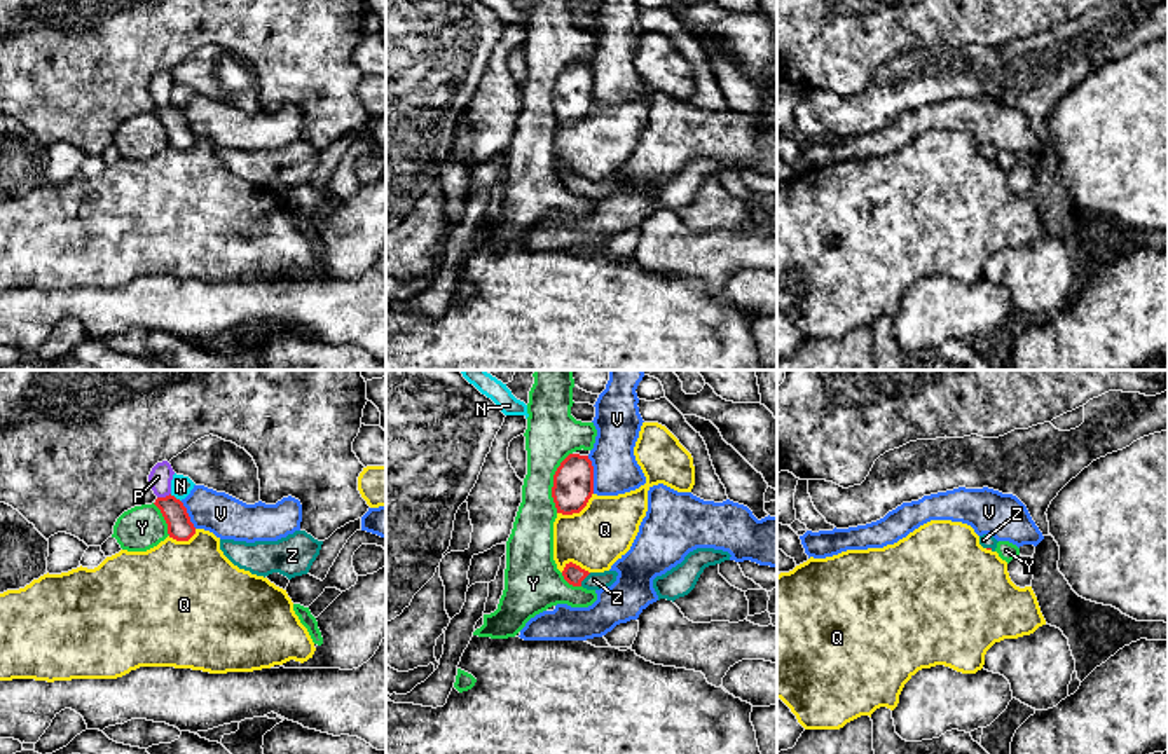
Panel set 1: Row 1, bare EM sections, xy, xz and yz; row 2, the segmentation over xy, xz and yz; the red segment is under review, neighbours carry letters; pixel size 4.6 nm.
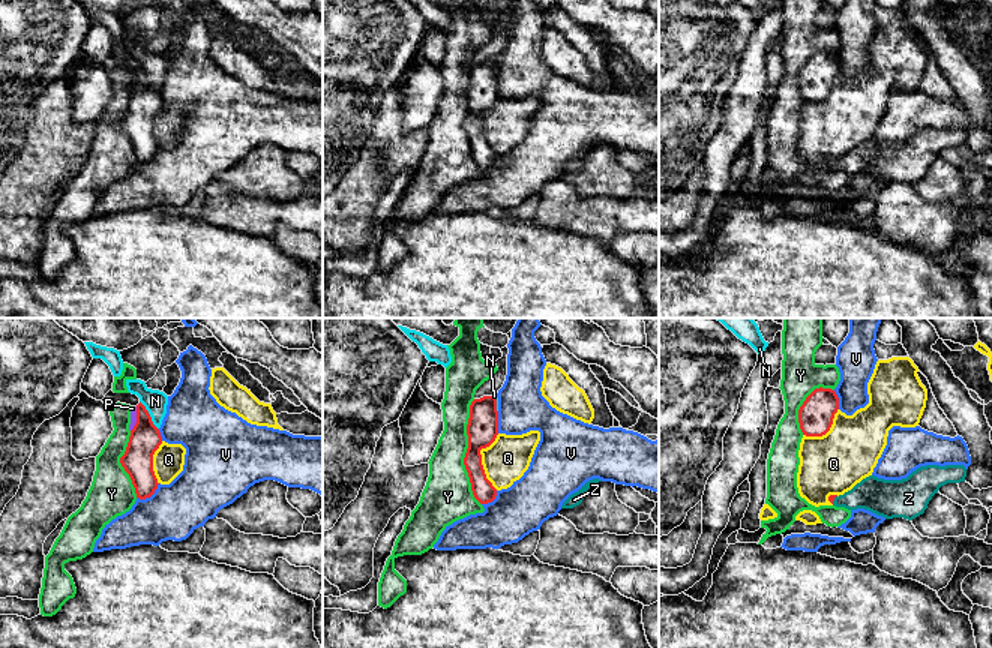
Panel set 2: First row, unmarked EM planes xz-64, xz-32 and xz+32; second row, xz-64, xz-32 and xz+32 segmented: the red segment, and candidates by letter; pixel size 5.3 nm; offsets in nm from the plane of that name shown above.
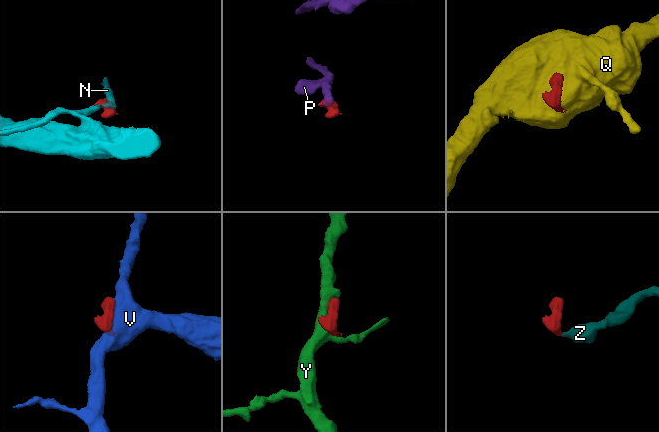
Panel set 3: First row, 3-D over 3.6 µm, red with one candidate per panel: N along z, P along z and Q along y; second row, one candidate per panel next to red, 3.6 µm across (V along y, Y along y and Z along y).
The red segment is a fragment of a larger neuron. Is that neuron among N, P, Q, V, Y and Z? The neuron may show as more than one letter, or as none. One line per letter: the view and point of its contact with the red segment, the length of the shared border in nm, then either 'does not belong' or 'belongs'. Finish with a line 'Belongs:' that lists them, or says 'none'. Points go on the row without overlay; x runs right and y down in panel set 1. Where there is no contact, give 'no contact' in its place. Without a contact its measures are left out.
N: meets red in xy at (173, 105); contact 70 nm long; does not belong
P: meets red in xy at (163, 107); contact 70 nm long; does not belong
Q: meets red in xz at (577, 121); contact 190 nm long; does not belong
V: meets red in xz at (592, 84); contact 180 nm long; does not belong
Y: meets red in xz at (554, 91); contact 280 nm long; does not belong
Z: meets red in xz at (584, 187); contact 80 nm long; belongs
Belongs: Z

